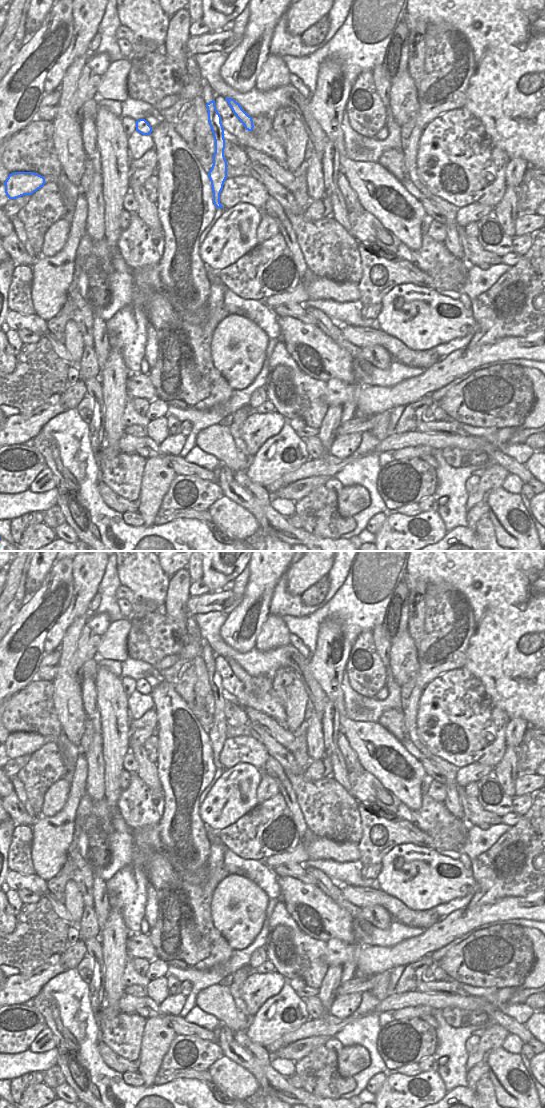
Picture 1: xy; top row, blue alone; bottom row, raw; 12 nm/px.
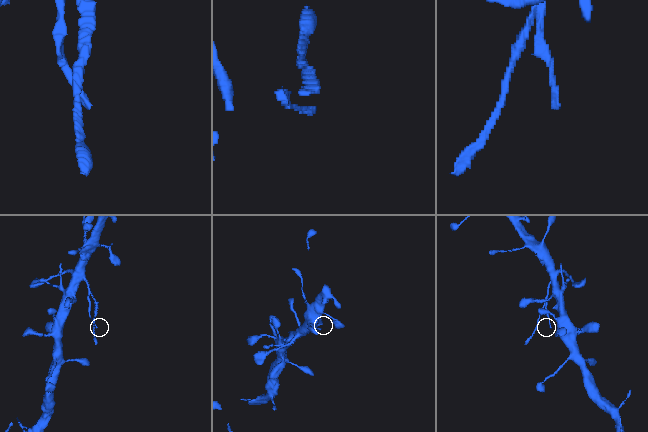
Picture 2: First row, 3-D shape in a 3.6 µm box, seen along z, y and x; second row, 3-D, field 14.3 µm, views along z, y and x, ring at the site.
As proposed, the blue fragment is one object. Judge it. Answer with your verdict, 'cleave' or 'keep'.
cleave

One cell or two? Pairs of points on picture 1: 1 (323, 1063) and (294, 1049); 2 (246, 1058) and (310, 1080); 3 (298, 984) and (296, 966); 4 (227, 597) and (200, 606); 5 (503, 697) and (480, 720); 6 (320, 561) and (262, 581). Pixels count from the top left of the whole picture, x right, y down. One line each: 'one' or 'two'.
1: two
2: two
3: two
4: one
5: two
6: two

